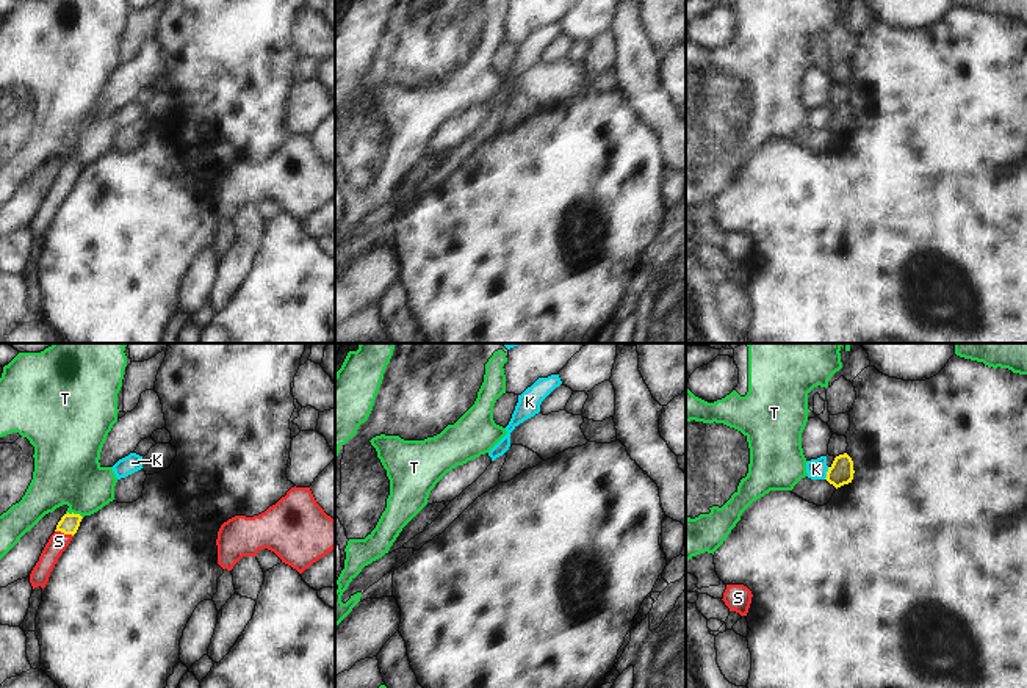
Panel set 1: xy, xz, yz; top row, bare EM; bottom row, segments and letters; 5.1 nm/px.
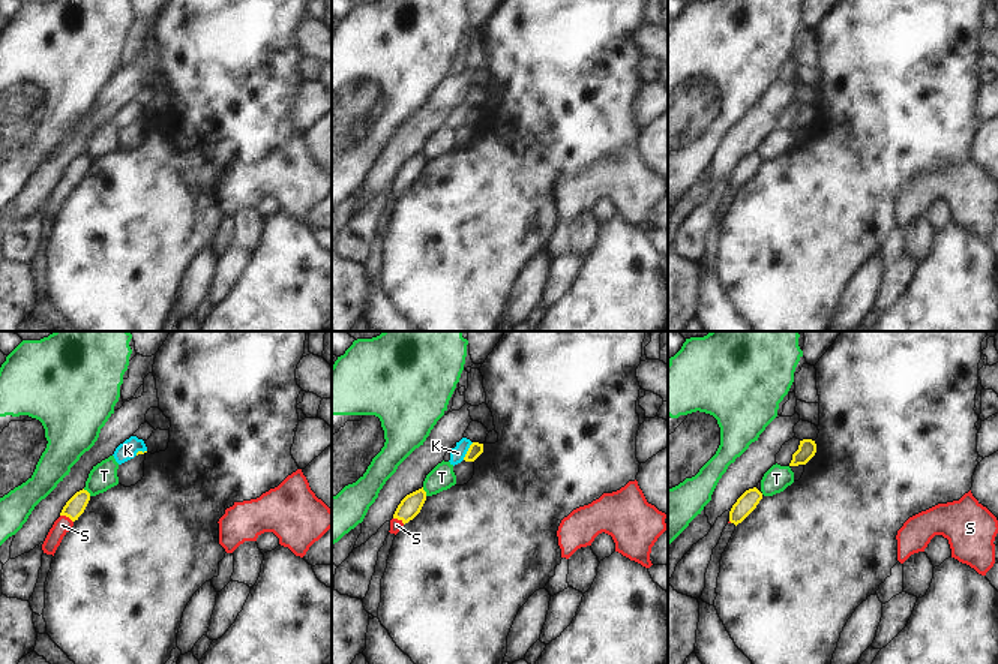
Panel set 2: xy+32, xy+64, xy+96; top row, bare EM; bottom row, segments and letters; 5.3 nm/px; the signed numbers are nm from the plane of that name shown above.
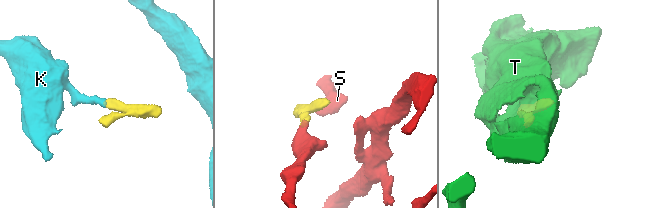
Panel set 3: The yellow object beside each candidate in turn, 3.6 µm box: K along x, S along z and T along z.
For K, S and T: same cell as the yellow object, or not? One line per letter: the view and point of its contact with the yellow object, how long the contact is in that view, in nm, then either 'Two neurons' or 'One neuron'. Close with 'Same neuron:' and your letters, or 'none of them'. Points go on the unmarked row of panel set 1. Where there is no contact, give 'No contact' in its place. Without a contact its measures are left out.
K: Touches yellow at yz (827, 123). Shared border 70 nm. Two neurons
S: Touches yellow at xy (64, 182). Shared border 100 nm. One neuron
T: Touches yellow at xy (72, 162). Shared border 90 nm. Two neurons
Same neuron: S

